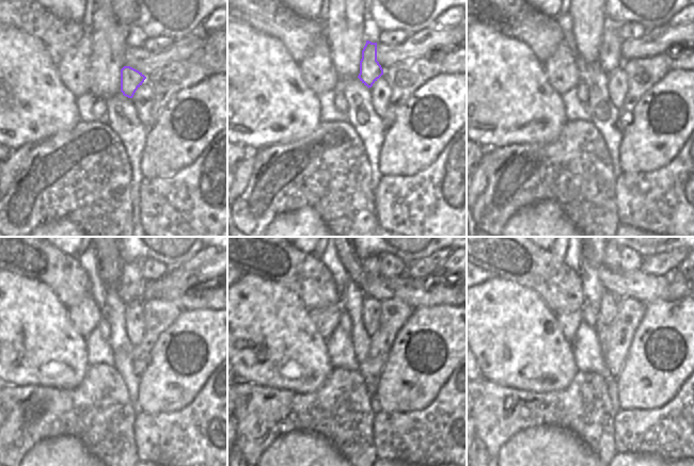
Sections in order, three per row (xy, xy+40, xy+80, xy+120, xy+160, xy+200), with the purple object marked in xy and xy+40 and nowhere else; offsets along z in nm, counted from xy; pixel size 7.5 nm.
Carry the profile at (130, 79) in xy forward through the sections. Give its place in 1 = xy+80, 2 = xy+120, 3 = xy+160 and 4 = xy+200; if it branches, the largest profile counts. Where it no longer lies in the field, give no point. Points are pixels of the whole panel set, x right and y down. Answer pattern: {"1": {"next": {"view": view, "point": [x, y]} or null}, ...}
{"1": {"next": {"view": "xy+80", "point": [610, 58]}}, "2": {"next": {"view": "xy+120", "point": [130, 286]}}, "3": {"next": {"view": "xy+160", "point": [371, 264]}}, "4": {"next": {"view": "xy+200", "point": [611, 258]}}}

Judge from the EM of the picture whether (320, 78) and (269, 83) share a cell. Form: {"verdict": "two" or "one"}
{"verdict": "two"}

